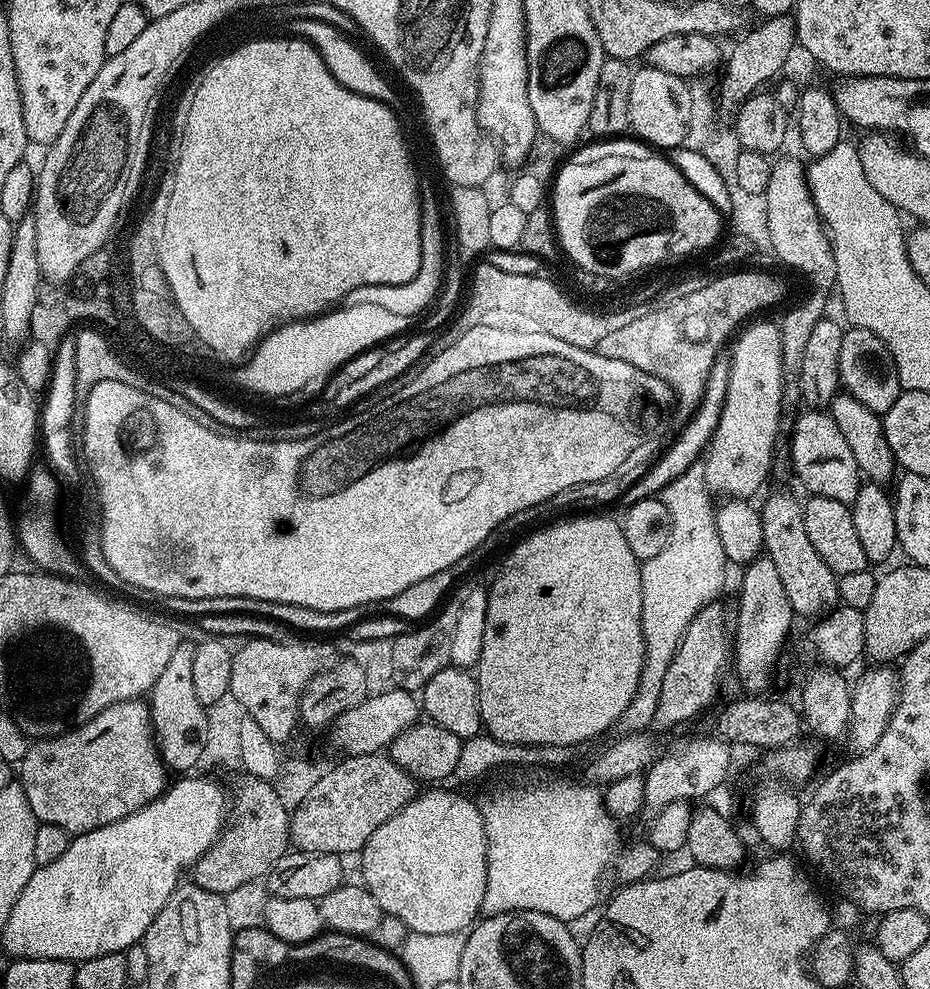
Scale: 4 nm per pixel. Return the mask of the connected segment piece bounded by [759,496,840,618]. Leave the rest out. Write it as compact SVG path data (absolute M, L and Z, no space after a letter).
M772 496L759 509L762 530L764 531L764 552L774 562L775 569L786 590L786 598L790 598L790 606L797 617L816 616L823 618L837 607L838 594L837 575L818 558L818 550L810 538L806 538L806 530L802 522L804 509L801 501L792 496Z

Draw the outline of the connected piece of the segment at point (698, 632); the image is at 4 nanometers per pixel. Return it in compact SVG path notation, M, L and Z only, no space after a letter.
M713 602L702 609L694 618L670 662L670 670L666 670L666 678L662 678L662 694L658 698L658 706L654 706L654 718L651 727L664 732L667 728L676 728L687 720L692 720L716 696L716 686L720 676L720 667L730 660L730 640L724 634L724 612L719 603Z

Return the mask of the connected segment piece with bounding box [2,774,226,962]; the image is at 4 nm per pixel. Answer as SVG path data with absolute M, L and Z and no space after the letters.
M188 774L177 779L180 781L177 784L175 781L159 800L155 800L153 804L147 804L142 810L130 816L123 816L123 818L116 820L112 824L103 824L100 828L91 828L88 832L79 833L75 838L69 839L66 854L54 858L54 862L36 867L30 874L30 882L26 882L26 886L22 886L22 892L18 894L10 914L2 922L4 948L9 952L9 957L18 960L71 960L73 962L83 962L105 956L111 952L125 953L128 948L139 945L143 941L145 934L150 930L154 918L158 918L162 906L166 906L166 902L181 883L180 871L183 868L185 870L191 869L196 860L202 858L202 854L206 854L206 850L210 850L210 846L220 837L220 833L225 827L226 800L224 804L223 790L214 781L196 775Z

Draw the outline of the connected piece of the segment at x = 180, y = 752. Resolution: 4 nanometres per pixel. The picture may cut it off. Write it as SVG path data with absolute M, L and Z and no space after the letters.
M181 642L170 657L169 664L162 670L162 674L158 674L158 682L154 682L150 693L156 745L165 767L173 773L180 772L176 774L191 773L195 769L192 767L206 756L208 712L206 705L198 702L198 694L194 690L195 653L195 643Z

